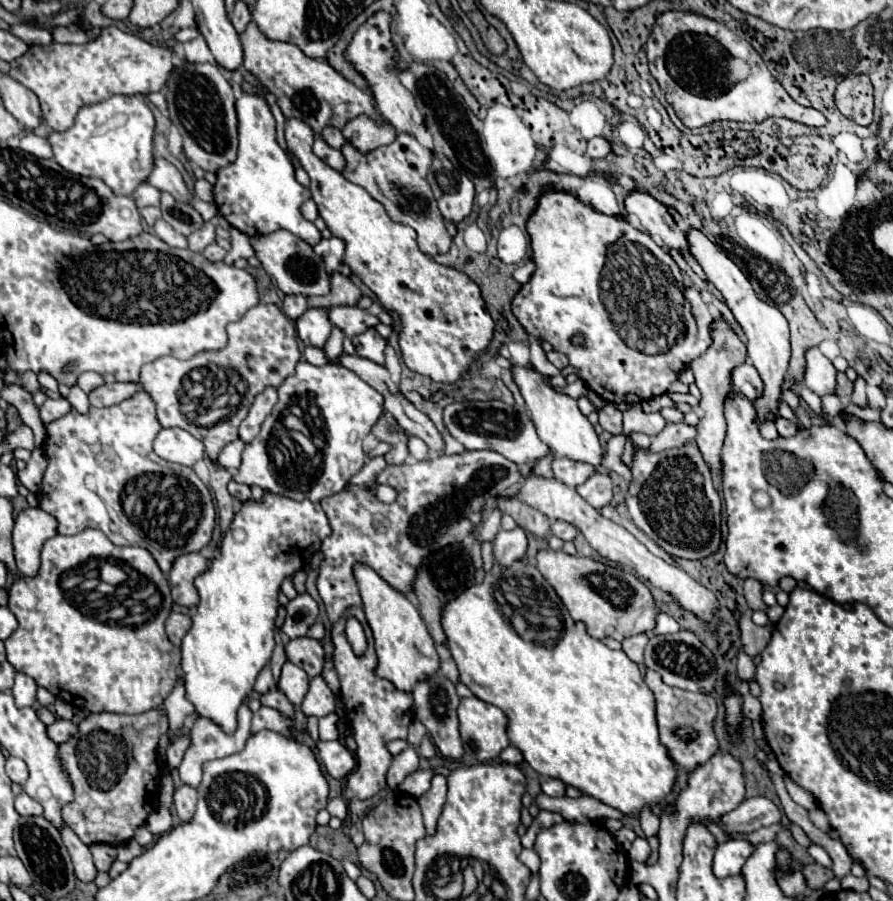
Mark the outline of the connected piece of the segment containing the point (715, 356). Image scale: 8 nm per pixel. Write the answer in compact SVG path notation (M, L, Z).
M717 320L711 324L711 338L713 344L707 348L705 354L701 354L699 358L693 360L691 370L695 374L695 384L701 390L701 398L699 400L699 408L703 412L699 412L701 420L697 424L699 434L695 438L703 458L707 458L707 464L711 466L711 472L721 470L721 458L719 452L723 448L723 438L725 438L725 418L723 418L723 398L729 394L731 390L731 370L737 364L743 364L747 360L747 346L741 342L741 338L735 334L735 330L727 324L727 320Z

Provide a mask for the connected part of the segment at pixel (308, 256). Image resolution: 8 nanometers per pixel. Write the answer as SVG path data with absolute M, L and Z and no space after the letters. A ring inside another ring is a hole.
M279 230L273 234L263 234L259 238L251 238L251 244L253 244L253 250L259 256L265 272L277 280L279 288L285 294L313 296L313 294L329 294L331 292L331 276L325 270L323 258L319 258L313 252L313 248L299 236L291 234L289 230Z

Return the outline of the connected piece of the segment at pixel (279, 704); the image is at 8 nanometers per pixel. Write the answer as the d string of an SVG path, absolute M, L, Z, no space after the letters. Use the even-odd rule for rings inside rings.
M271 688L269 692L265 692L261 696L261 704L277 708L277 710L283 710L283 714L287 714L287 716L293 718L293 706L291 706L291 702L287 700L287 696L279 688Z

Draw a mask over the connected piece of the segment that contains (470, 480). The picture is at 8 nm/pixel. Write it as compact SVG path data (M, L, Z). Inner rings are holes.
M465 450L461 454L441 454L433 456L423 462L415 464L401 464L401 466L387 466L383 472L377 474L377 484L387 484L395 488L397 498L391 504L385 504L377 500L375 488L349 484L339 494L333 494L329 498L323 498L321 506L329 518L333 534L323 540L321 552L323 562L319 568L319 596L325 602L329 620L339 620L341 614L349 606L361 606L361 596L357 590L357 582L353 578L353 564L365 562L371 566L383 580L387 580L395 590L403 594L411 594L411 582L415 578L417 566L433 552L439 550L451 542L461 542L465 536L471 534L471 530L481 524L481 508L487 500L493 500L497 496L503 496L507 488L515 486L521 480L521 470L515 462L507 460L495 450Z

